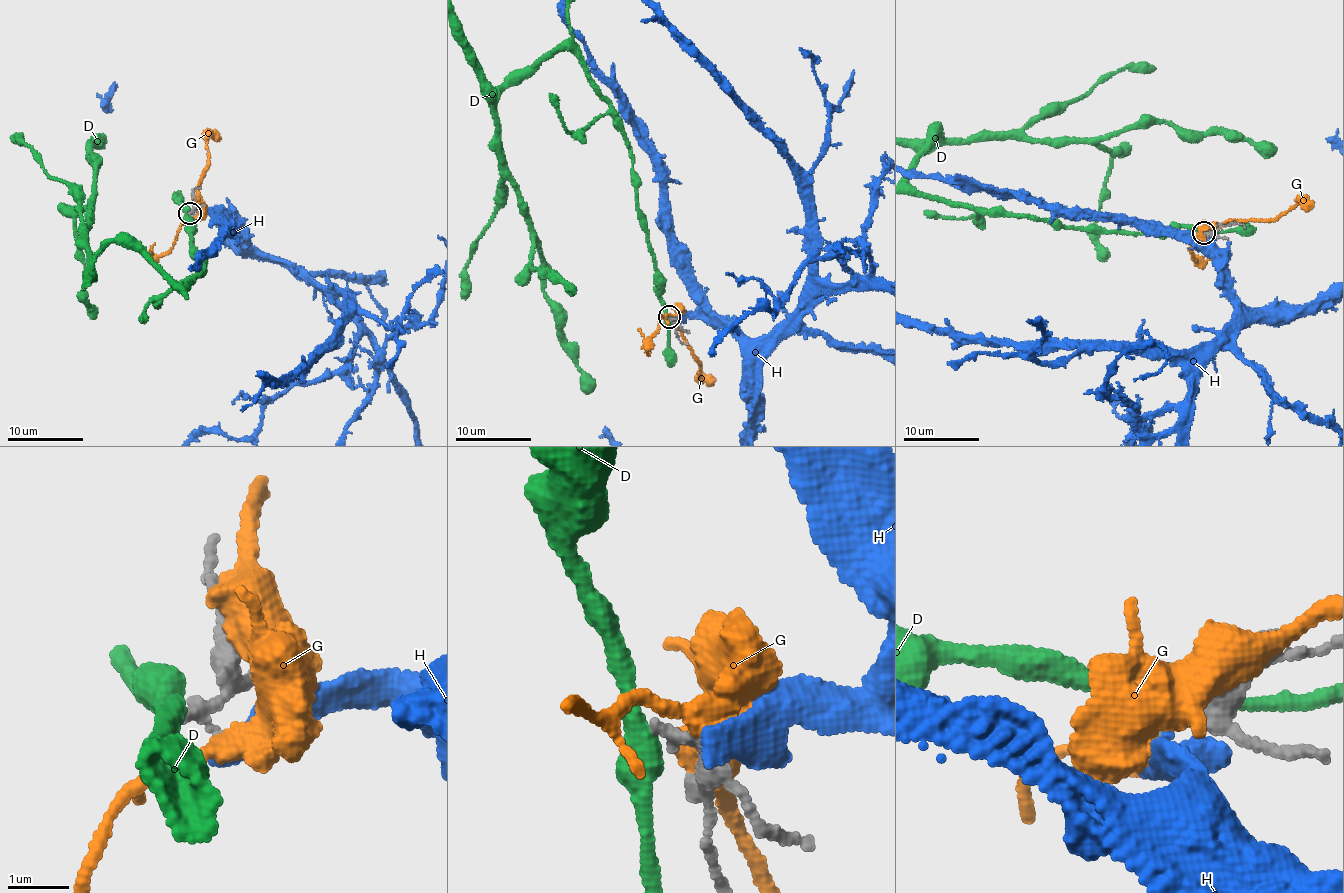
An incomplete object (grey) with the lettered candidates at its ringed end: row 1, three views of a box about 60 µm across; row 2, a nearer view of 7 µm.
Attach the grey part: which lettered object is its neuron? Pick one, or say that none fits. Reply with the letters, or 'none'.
none

